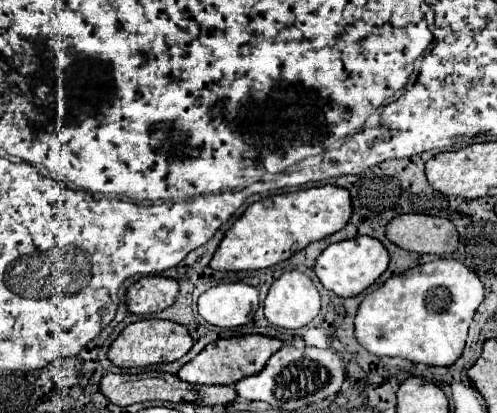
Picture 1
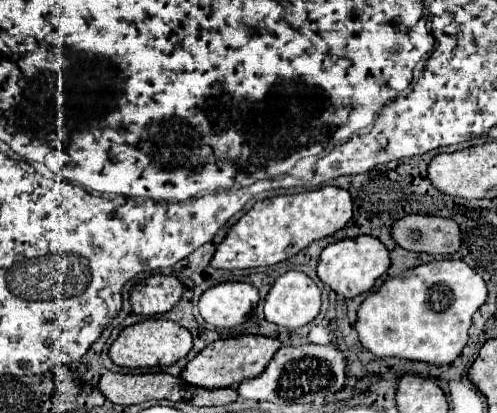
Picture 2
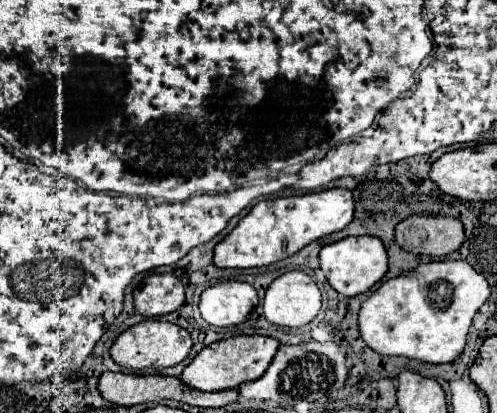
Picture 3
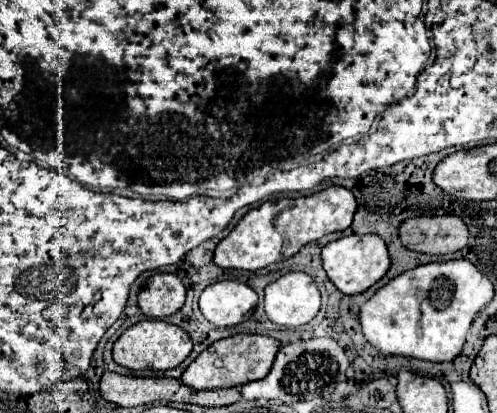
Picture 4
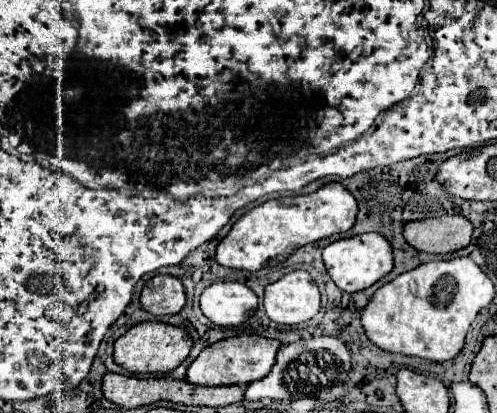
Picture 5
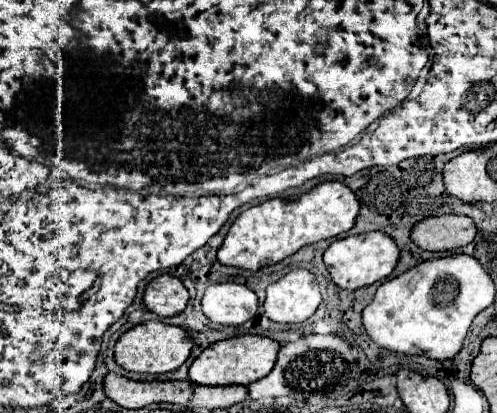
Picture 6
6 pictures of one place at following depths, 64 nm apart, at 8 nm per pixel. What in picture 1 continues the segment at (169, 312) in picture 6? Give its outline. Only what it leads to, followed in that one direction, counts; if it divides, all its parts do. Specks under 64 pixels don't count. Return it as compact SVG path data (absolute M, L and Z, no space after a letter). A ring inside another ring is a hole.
M144 276L128 292L128 310L132 314L154 314L170 308L178 296L178 282L166 276Z

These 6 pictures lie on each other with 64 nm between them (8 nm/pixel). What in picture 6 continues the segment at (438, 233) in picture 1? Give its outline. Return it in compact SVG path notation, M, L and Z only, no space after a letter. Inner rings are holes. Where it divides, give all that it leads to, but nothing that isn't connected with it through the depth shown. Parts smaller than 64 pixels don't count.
M432 216L412 228L412 240L424 250L454 250L474 240L476 226L470 216Z

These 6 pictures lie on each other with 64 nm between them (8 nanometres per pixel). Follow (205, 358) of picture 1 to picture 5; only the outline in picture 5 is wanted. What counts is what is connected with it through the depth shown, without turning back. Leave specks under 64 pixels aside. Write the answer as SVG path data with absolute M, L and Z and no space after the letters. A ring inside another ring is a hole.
M242 334L242 336L220 340L198 354L198 358L188 368L186 380L196 386L232 386L232 384L246 386L254 380L264 378L272 370L278 348L280 348L278 340L256 336L256 334Z

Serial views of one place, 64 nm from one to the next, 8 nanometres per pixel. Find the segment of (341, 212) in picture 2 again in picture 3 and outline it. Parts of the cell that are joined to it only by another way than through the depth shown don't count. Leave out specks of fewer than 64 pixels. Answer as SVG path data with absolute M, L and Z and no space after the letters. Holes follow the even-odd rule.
M328 188L314 194L262 200L236 224L236 228L216 244L214 264L218 268L258 268L280 262L310 242L344 230L352 222L354 198L346 188Z

